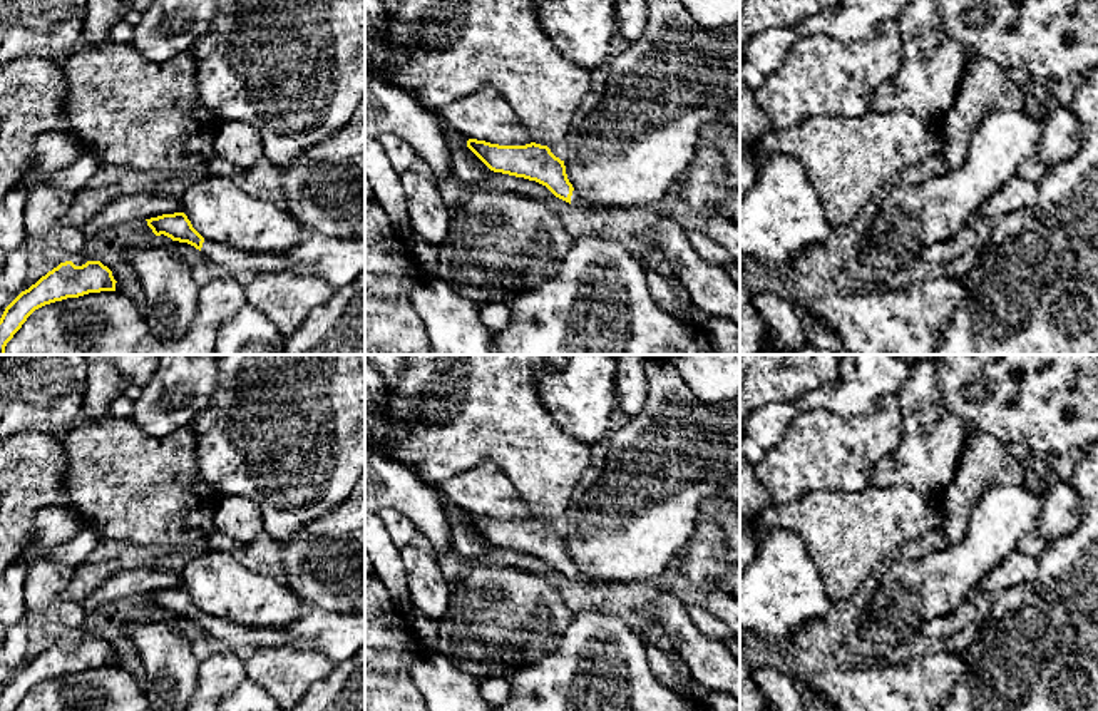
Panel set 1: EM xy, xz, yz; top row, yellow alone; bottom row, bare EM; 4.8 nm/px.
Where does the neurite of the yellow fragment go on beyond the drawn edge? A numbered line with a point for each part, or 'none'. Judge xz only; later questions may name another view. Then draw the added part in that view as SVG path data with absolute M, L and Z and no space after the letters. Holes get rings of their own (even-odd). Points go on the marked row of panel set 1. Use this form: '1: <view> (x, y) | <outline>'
1: xz (576, 199) | M572 191L571 204L572 204L572 206L577 206L577 207L581 207L581 209L586 209L586 211L601 209L601 207L596 207L594 204L591 204L589 201L586 201L584 197L581 197L576 191Z

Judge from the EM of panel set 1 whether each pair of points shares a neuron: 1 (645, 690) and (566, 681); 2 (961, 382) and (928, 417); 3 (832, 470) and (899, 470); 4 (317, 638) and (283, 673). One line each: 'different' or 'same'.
1: same
2: different
3: different
4: different

